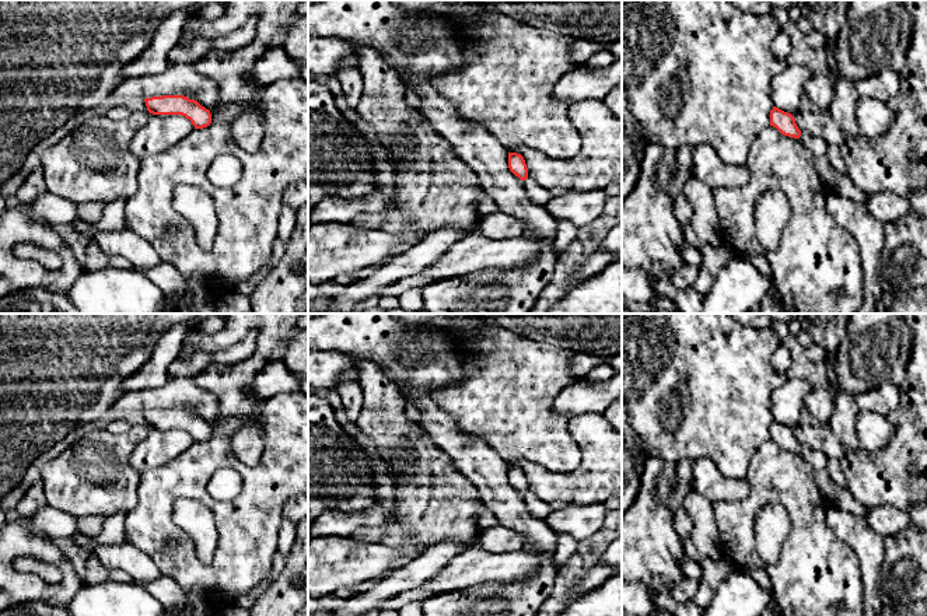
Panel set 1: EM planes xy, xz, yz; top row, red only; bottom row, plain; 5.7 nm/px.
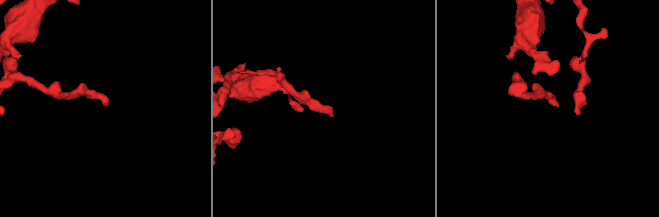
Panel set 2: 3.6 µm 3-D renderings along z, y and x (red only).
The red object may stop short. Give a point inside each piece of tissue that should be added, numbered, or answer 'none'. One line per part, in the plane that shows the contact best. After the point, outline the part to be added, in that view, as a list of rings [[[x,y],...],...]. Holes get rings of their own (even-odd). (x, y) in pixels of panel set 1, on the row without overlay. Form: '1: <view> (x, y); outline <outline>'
1: yz (838, 496); outline [[[801,445],[798,454],[812,466],[818,491],[829,505],[856,515],[864,517],[867,514],[868,508],[851,496],[849,487],[839,486],[832,480],[829,476],[829,458],[823,452]]]

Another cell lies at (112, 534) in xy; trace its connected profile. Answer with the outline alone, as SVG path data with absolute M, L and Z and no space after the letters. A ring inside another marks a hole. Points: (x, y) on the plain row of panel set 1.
M116 512L106 517L98 536L77 533L71 539L90 552L94 552L98 546L118 546L127 543L125 533L125 512Z

